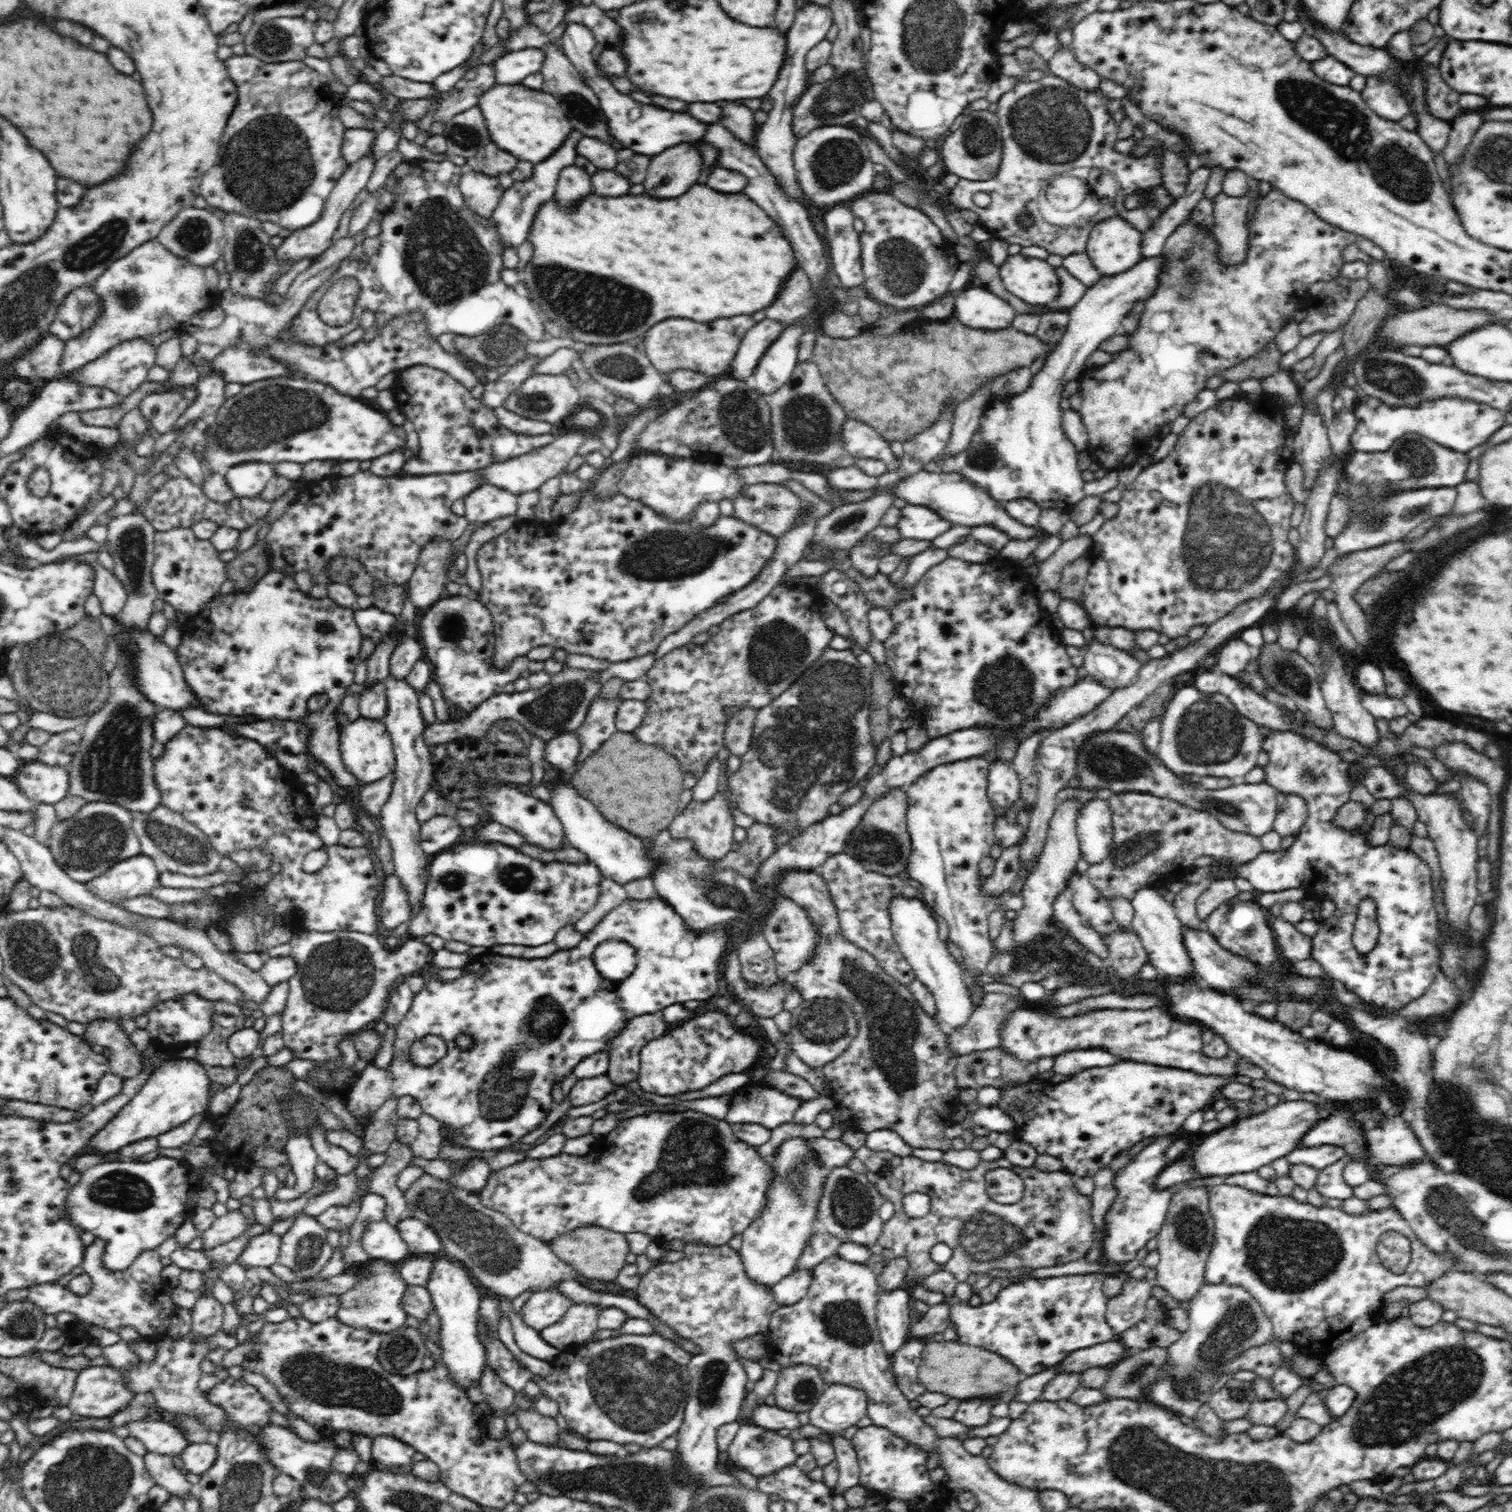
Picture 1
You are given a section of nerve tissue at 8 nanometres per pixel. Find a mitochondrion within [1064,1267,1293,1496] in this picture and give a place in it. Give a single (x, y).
(1239, 1323)

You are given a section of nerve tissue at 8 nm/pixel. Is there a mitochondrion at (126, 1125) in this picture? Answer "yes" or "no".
no

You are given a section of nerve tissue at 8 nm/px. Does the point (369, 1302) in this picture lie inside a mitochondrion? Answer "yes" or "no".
yes

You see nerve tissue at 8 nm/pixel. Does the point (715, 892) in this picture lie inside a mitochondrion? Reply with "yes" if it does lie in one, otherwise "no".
yes

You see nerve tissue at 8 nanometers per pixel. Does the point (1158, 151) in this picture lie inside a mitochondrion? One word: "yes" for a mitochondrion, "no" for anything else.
no

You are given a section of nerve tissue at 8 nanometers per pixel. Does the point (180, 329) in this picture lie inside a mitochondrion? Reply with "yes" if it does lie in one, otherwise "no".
no

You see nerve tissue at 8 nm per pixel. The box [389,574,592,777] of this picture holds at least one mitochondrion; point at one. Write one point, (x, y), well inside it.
(558, 708)

